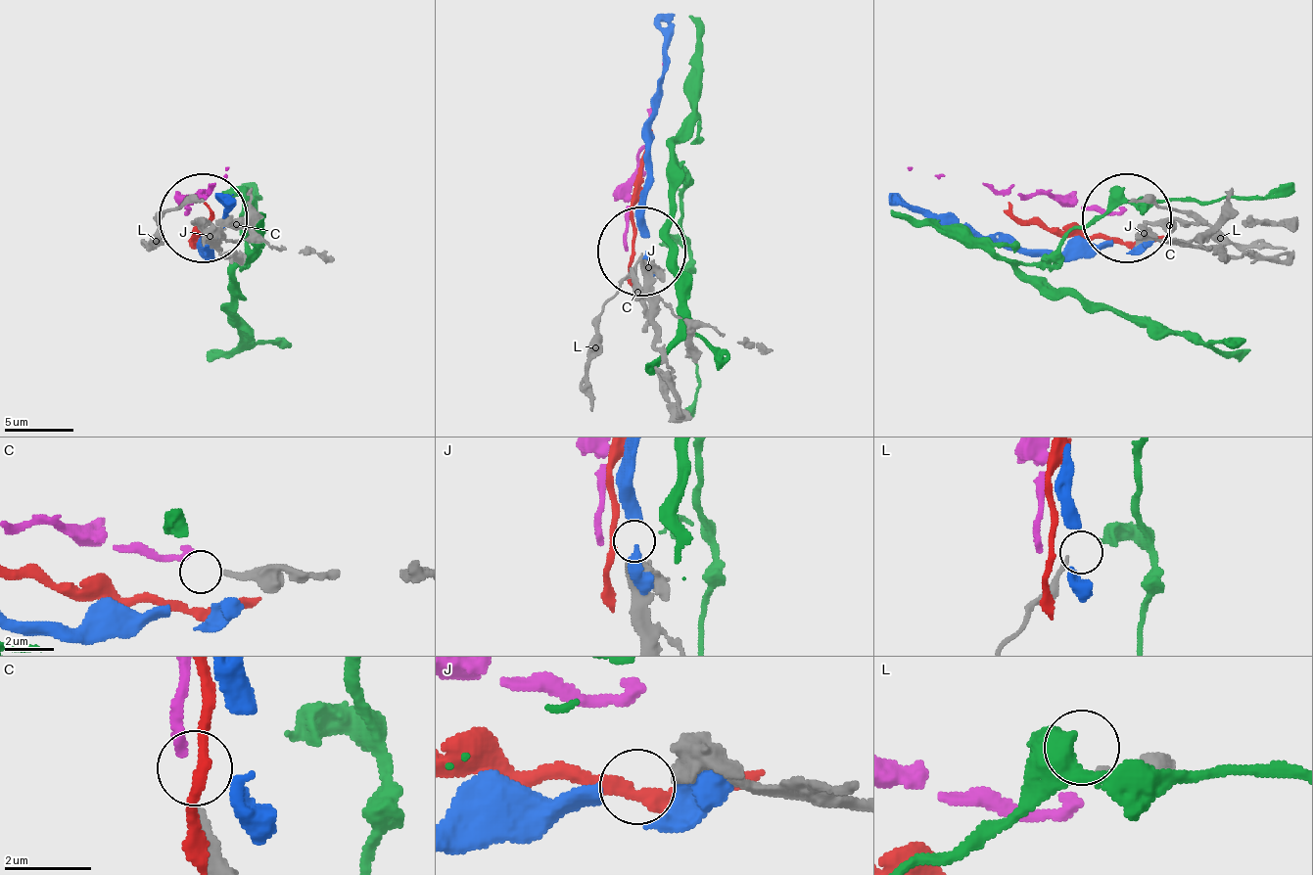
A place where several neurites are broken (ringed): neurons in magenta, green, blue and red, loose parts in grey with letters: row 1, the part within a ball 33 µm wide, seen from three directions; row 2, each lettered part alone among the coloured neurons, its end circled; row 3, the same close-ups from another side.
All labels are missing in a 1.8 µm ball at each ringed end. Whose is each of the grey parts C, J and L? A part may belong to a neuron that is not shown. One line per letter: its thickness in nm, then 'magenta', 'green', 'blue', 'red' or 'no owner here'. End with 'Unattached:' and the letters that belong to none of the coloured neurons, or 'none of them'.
C: calibre 280 nm; magenta
J: calibre 700 nm; no owner here
L: calibre 220 nm; green
Unattached: J

